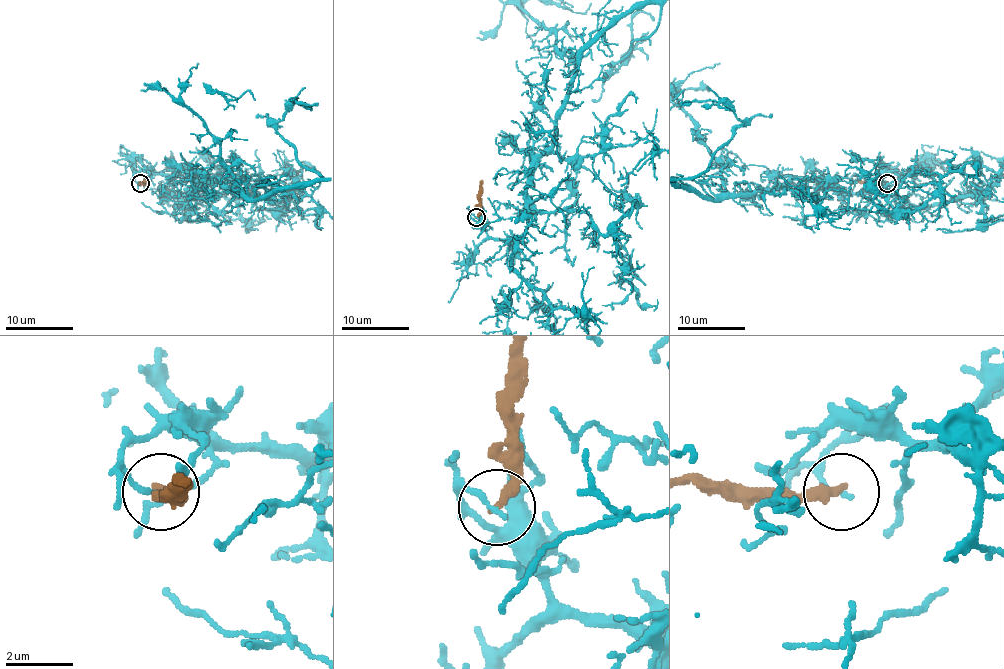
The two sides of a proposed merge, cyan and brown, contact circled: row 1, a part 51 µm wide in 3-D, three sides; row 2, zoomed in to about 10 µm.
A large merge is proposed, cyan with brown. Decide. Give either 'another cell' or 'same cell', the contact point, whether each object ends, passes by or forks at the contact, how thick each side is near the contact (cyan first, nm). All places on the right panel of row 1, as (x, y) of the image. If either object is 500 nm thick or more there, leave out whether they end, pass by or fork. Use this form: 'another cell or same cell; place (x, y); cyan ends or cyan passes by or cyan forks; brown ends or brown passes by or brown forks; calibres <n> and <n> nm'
another cell; place (887, 183); cyan ends; brown ends; calibres 170 and 280 nm

